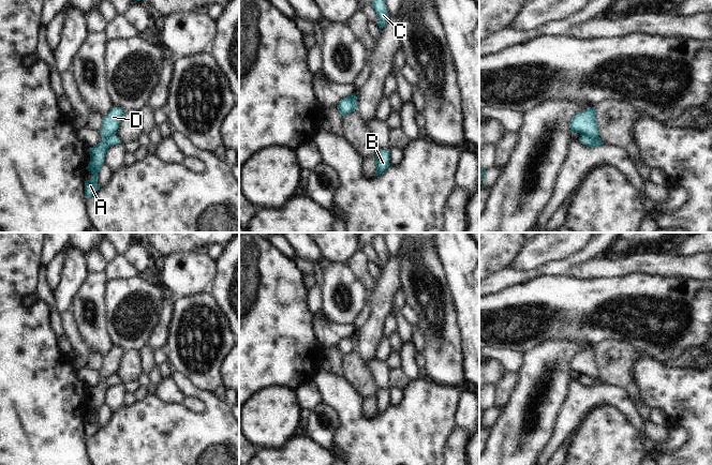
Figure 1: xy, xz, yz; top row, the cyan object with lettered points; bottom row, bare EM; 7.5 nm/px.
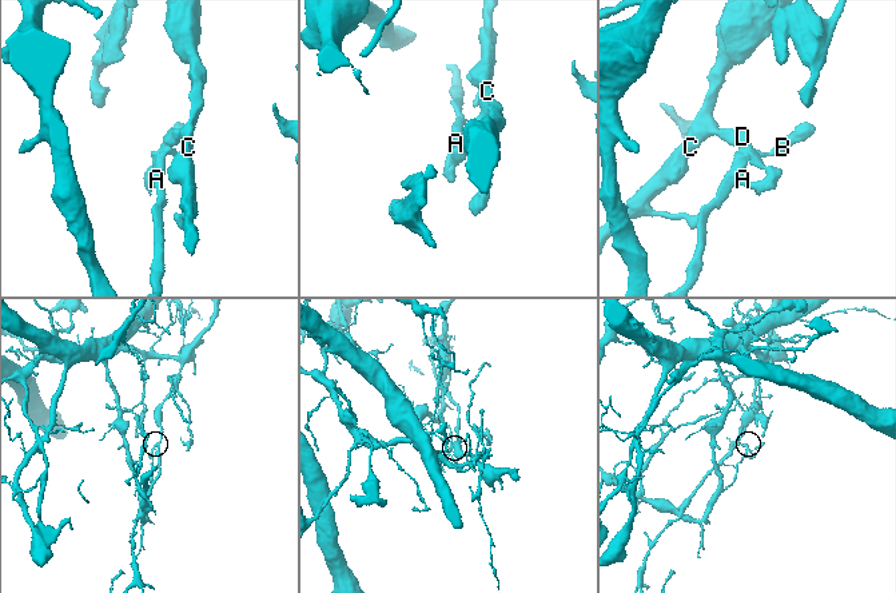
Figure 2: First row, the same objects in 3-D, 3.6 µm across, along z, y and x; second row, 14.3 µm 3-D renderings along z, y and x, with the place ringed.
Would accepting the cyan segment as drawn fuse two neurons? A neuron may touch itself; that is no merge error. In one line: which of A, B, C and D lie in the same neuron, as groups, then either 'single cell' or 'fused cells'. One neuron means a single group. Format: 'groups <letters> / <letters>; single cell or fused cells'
groups A B / C D; fused cells

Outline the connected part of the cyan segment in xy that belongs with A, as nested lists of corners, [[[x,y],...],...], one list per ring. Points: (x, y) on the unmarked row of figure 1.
[[[113,375],[88,389],[90,394],[90,402],[86,409],[89,410],[92,415],[89,420],[85,421],[86,437],[91,437],[95,432],[100,430],[100,426],[98,425],[98,414],[104,404],[105,393],[110,386],[120,382],[120,379],[116,375]]]

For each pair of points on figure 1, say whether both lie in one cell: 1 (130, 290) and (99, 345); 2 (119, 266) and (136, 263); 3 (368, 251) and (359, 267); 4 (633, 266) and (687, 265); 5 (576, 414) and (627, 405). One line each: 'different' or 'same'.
1: different
2: different
3: different
4: same
5: same

